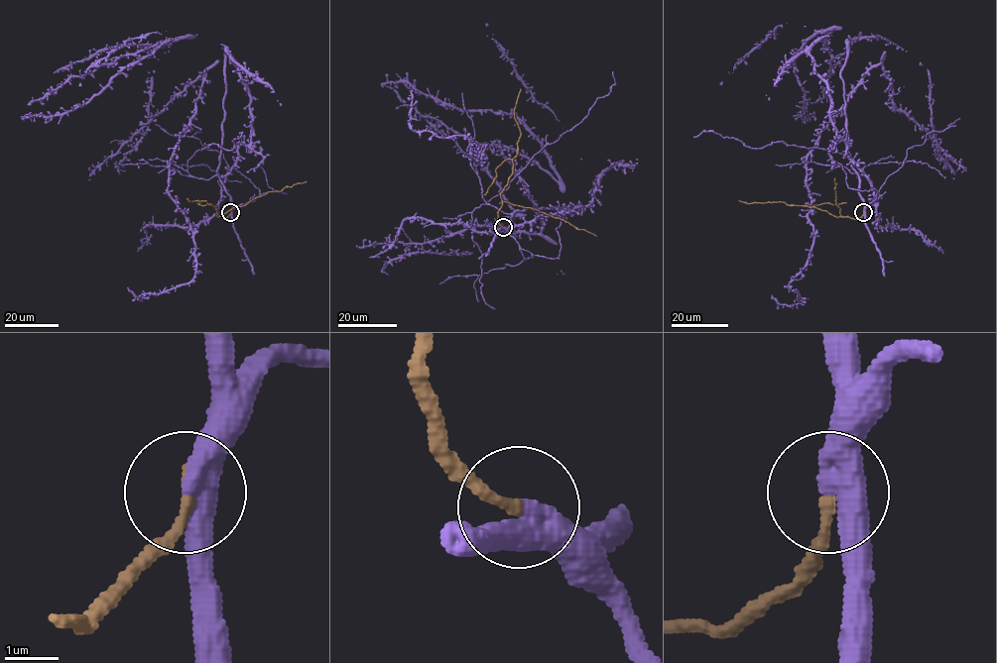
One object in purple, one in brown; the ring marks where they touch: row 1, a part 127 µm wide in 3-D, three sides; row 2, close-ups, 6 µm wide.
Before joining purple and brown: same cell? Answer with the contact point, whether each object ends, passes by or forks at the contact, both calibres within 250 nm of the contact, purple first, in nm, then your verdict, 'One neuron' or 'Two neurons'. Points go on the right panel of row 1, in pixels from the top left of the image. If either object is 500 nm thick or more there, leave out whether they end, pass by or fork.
Place: (863, 212). At the ring purple passes by. At the ring brown ends. Thickness 440 nm (purple) against 200 nm. One neuron

